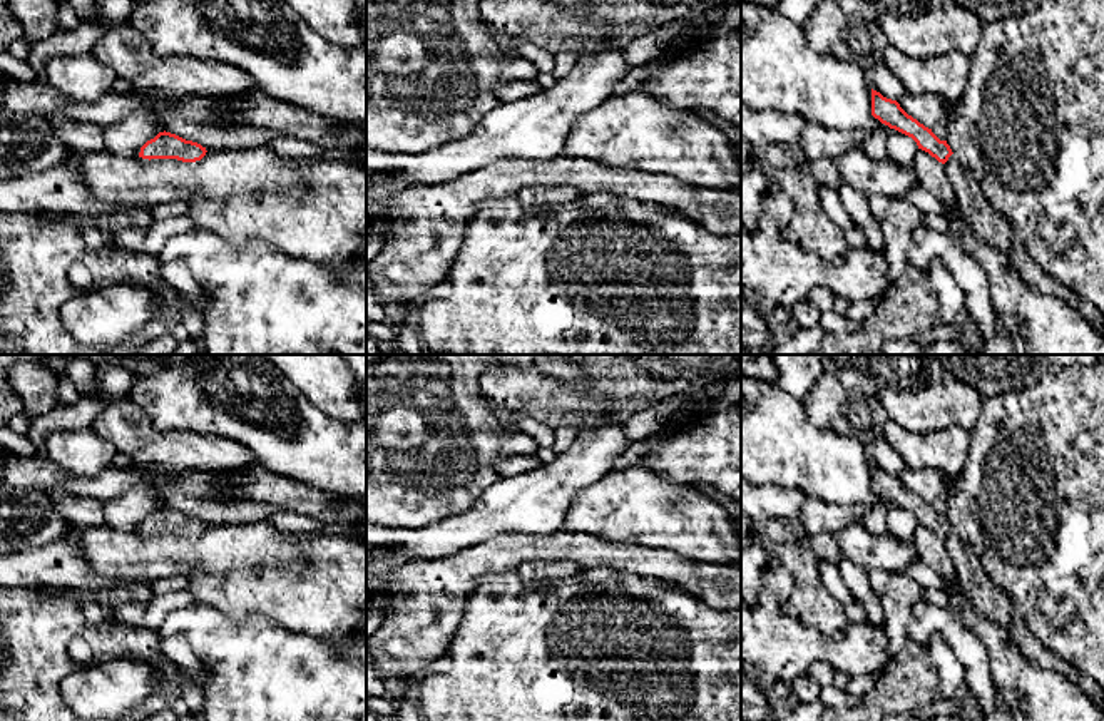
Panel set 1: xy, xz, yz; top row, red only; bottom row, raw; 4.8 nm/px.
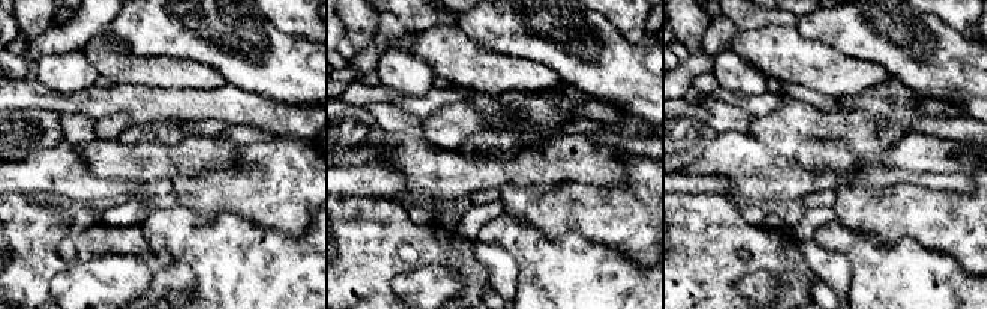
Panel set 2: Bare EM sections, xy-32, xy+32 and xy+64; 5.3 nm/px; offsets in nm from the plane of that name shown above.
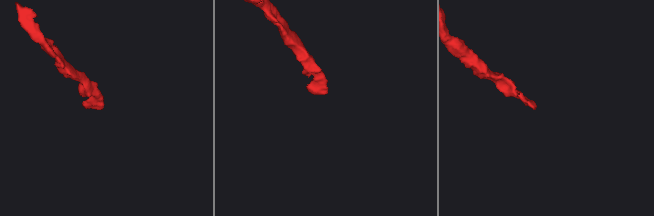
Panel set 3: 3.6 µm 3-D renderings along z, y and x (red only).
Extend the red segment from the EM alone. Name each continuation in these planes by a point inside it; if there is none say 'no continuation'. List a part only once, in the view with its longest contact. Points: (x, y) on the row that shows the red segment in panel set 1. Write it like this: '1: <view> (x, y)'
1: yz (986, 223)

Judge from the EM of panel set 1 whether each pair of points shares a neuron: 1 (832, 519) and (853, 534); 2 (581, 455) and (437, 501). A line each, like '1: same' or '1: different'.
1: different
2: different

